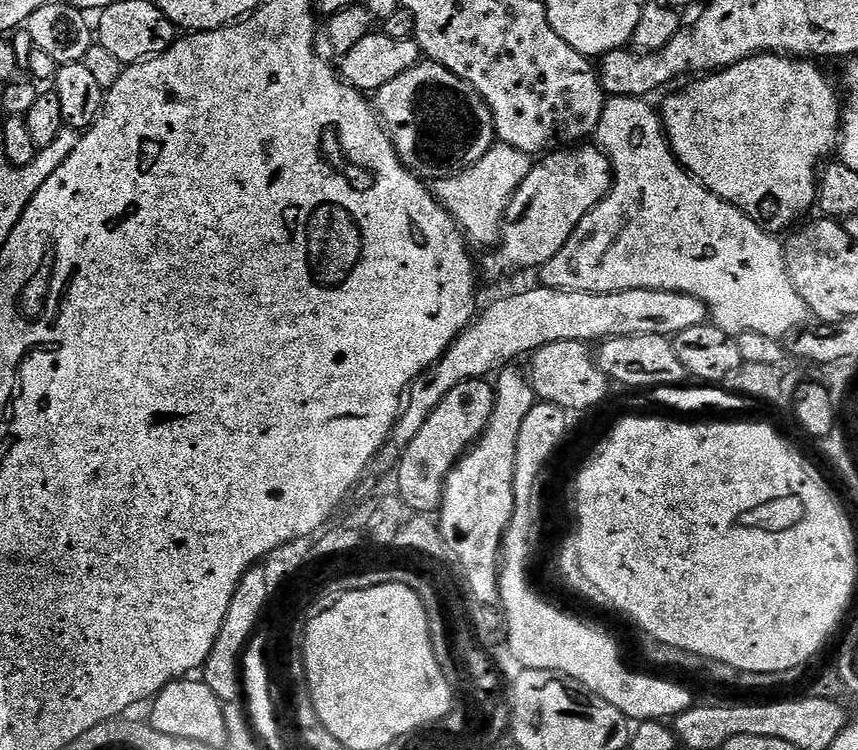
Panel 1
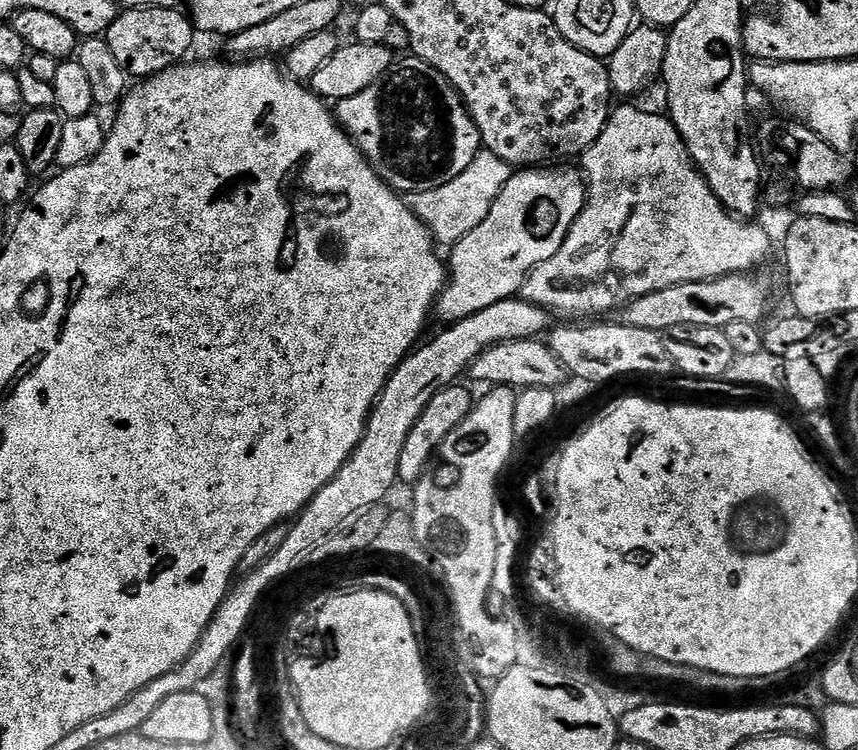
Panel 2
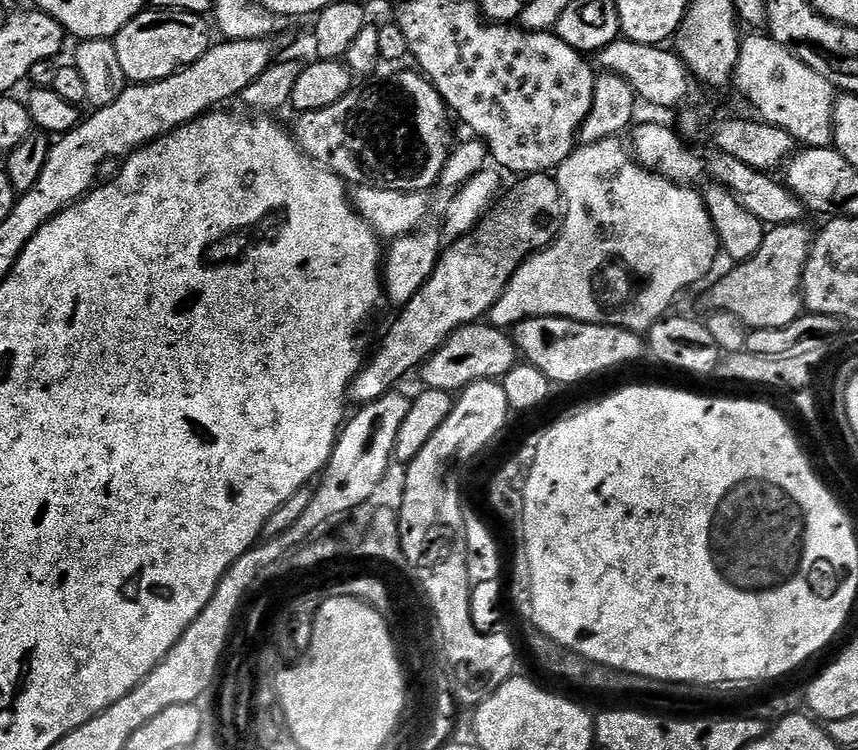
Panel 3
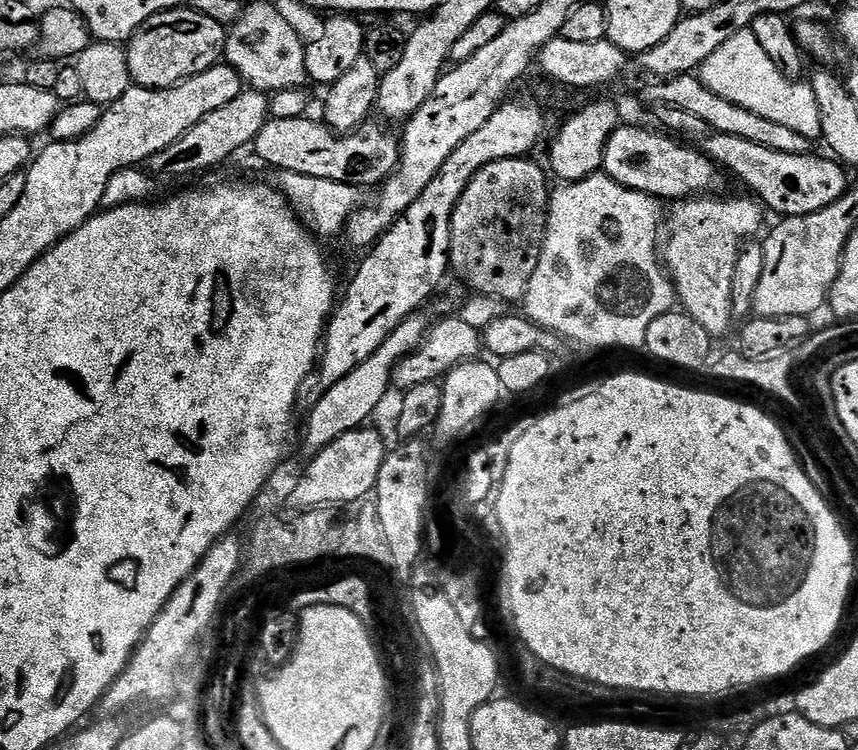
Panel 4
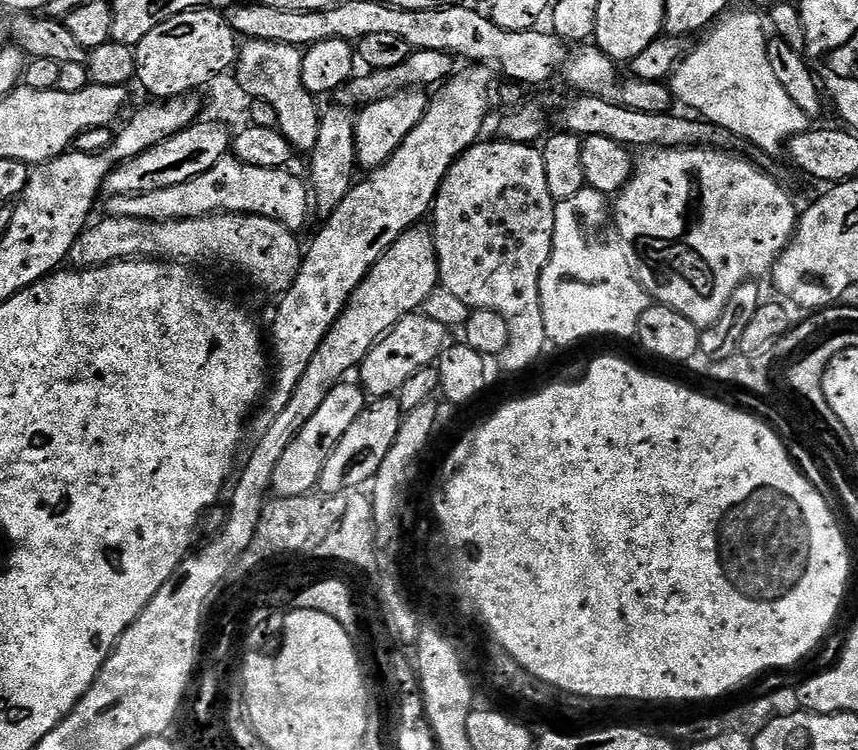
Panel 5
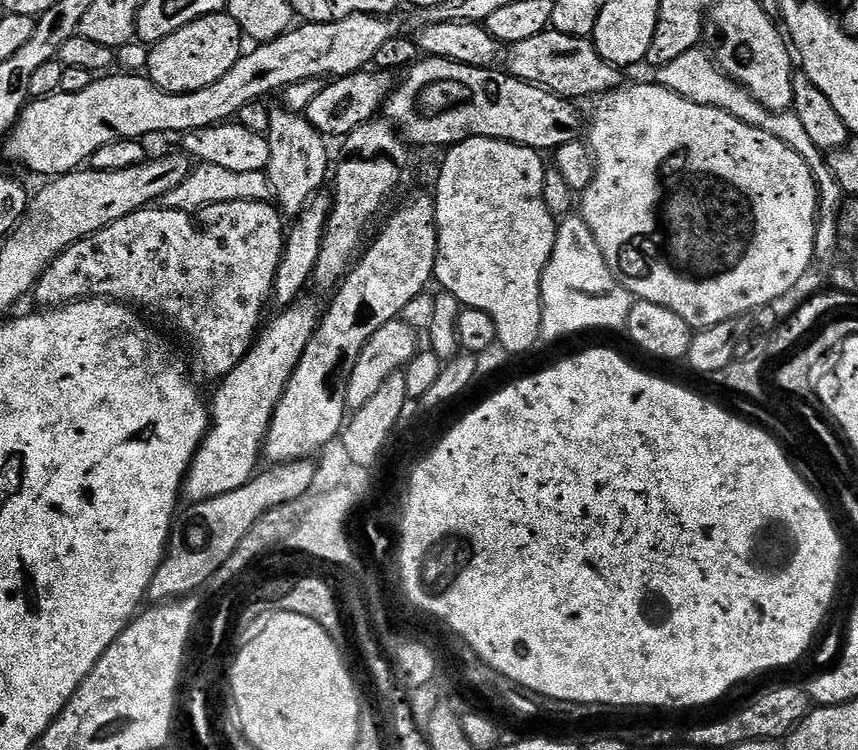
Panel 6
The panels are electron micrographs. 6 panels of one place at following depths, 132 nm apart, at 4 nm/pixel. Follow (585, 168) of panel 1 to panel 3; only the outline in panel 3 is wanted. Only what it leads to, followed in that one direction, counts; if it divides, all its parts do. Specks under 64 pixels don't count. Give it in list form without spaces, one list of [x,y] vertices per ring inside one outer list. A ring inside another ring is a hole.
[[[541,174],[539,176],[525,176],[523,179],[519,181],[520,185],[517,188],[512,188],[503,193],[499,197],[498,203],[485,215],[484,219],[480,221],[479,224],[476,225],[475,228],[472,229],[471,232],[468,233],[467,236],[462,236],[451,241],[452,244],[443,249],[440,254],[440,260],[434,266],[434,270],[430,274],[430,278],[424,285],[422,286],[422,290],[418,290],[418,294],[414,294],[414,298],[410,303],[403,305],[399,309],[400,312],[396,316],[396,321],[393,322],[392,325],[388,328],[388,333],[384,336],[384,345],[381,346],[380,349],[377,350],[376,353],[371,353],[370,359],[365,363],[364,367],[361,368],[359,374],[354,378],[354,382],[352,383],[350,389],[350,400],[353,405],[363,406],[365,404],[369,404],[370,402],[374,402],[378,398],[382,398],[386,395],[387,392],[393,391],[397,387],[396,384],[400,379],[403,378],[407,372],[415,373],[417,369],[419,369],[420,365],[424,363],[428,357],[433,356],[441,346],[444,345],[445,340],[448,339],[448,336],[452,332],[456,332],[462,326],[466,326],[467,324],[474,324],[480,321],[483,321],[485,317],[491,313],[492,308],[496,305],[497,302],[504,295],[505,288],[508,287],[509,280],[512,279],[512,275],[514,275],[517,270],[519,270],[520,265],[524,263],[525,260],[528,259],[529,256],[535,254],[535,252],[540,252],[544,248],[547,248],[549,244],[552,243],[553,240],[556,239],[556,235],[560,233],[560,228],[564,224],[564,195],[561,194],[559,186],[556,184],[555,179],[551,175]]]

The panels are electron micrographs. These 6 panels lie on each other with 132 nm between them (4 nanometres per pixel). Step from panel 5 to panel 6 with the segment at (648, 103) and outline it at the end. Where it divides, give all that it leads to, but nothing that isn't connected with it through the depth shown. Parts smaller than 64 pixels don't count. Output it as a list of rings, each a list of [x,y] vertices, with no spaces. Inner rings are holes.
[[[549,30],[534,34],[534,38],[526,38],[526,42],[509,44],[505,52],[508,53],[505,56],[503,53],[502,64],[504,60],[503,67],[508,75],[525,80],[528,84],[536,84],[573,102],[580,102],[583,96],[599,98],[622,84],[621,69],[603,60],[591,39],[582,36],[567,36]]]

